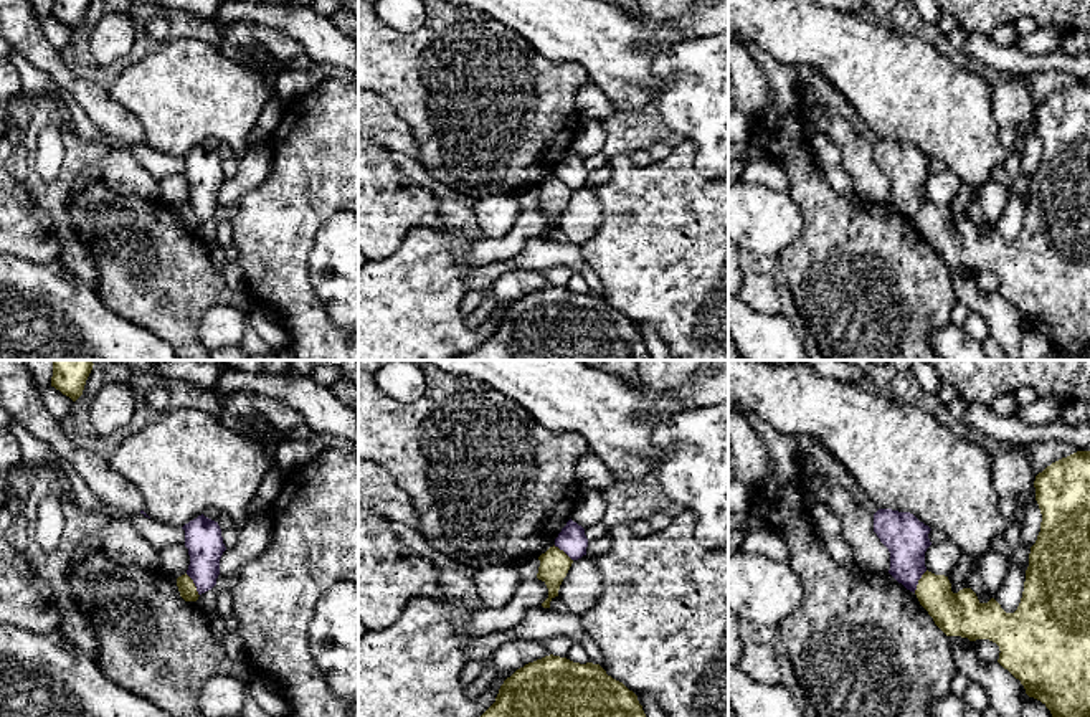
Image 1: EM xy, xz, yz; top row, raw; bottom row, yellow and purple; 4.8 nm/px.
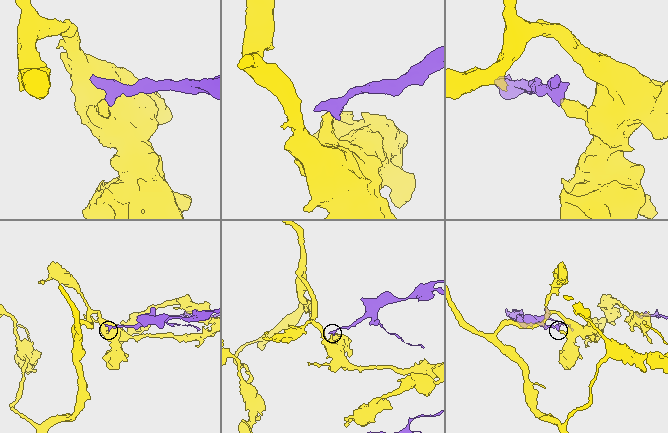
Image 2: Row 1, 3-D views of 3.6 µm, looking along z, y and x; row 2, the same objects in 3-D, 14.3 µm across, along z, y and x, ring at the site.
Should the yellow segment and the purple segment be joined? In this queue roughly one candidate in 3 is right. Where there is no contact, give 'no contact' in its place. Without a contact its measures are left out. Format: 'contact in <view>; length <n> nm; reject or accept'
contact in yz; length 130 nm; reject

